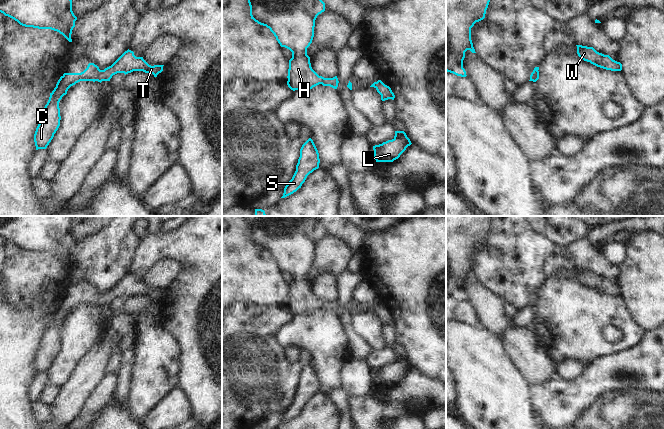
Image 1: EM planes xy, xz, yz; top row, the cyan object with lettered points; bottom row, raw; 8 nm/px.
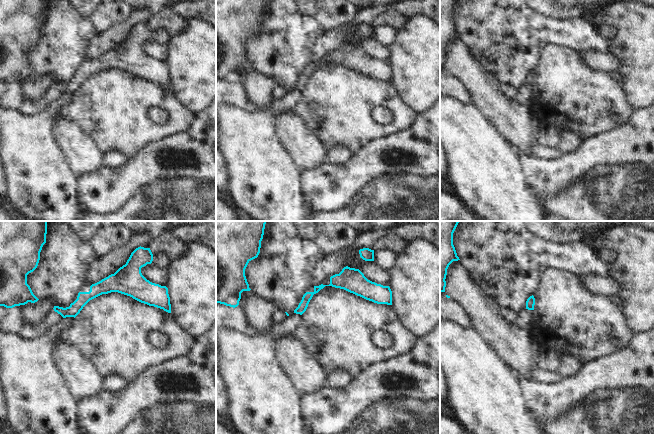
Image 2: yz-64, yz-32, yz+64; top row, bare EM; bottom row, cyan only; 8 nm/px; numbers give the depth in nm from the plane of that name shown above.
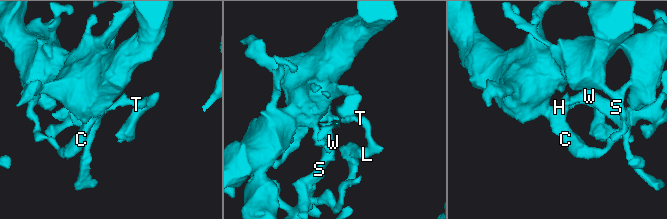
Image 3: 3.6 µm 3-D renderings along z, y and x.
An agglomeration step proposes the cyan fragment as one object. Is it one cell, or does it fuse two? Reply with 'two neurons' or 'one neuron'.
one neuron

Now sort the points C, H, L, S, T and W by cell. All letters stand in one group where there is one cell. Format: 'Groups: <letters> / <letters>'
Groups: C H L S T W.

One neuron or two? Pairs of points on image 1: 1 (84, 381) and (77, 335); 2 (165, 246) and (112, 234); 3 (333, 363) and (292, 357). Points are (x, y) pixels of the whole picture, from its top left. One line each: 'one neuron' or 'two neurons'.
1: two neurons
2: two neurons
3: two neurons

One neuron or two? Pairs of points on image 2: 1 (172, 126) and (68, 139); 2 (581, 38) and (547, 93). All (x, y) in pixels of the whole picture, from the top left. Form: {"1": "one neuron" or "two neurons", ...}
{"1": "two neurons", "2": "two neurons"}

